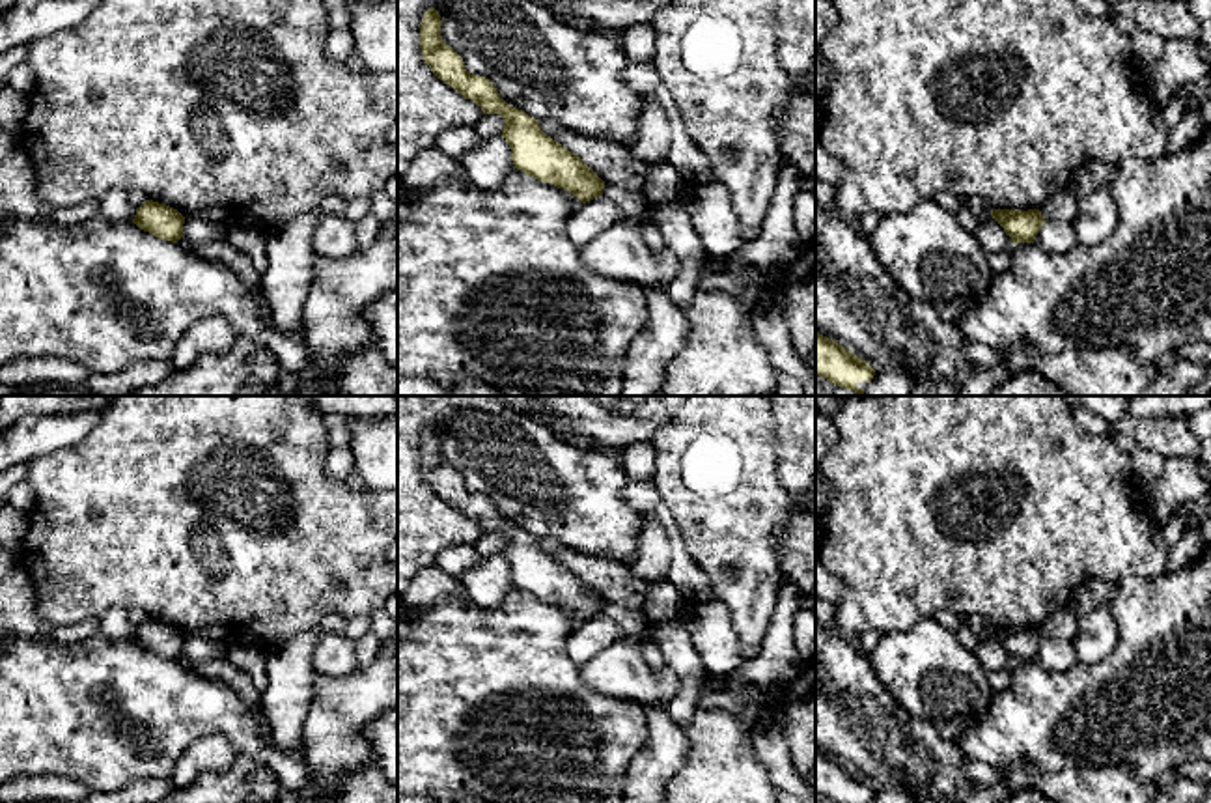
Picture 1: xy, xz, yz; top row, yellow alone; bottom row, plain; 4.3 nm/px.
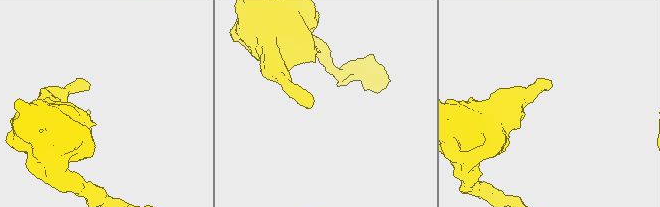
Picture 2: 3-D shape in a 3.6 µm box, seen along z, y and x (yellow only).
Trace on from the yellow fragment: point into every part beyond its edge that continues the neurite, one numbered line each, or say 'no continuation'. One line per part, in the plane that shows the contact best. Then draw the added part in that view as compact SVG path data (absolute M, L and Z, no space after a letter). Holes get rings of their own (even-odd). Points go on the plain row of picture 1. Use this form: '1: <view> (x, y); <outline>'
no continuation

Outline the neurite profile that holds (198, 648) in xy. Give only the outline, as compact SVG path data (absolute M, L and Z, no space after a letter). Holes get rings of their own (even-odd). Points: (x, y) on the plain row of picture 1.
M185 635L183 652L194 661L203 663L216 657L224 657L228 646L205 637L198 635Z

